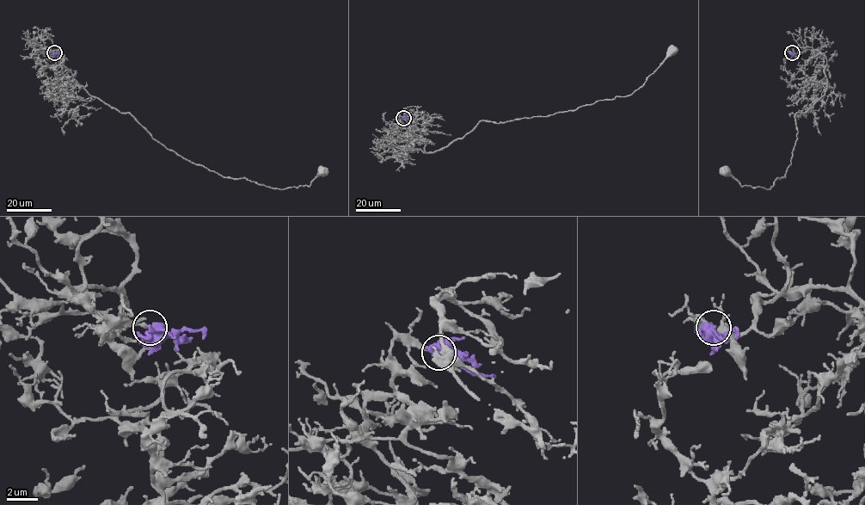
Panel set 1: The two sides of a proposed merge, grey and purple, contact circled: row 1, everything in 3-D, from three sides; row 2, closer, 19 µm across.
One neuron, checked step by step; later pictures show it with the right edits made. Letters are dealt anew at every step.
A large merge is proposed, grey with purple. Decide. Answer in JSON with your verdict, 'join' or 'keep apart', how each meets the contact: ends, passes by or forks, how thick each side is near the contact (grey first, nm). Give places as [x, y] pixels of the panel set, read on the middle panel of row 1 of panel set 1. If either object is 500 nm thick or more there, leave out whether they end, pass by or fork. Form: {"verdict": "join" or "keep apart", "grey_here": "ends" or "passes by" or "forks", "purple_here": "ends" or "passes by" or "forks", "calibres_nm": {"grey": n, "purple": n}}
{"verdict": "keep apart", "grey_here": "ends", "purple_here": "forks", "calibres_nm": {"grey": 240, "purple": 440}}

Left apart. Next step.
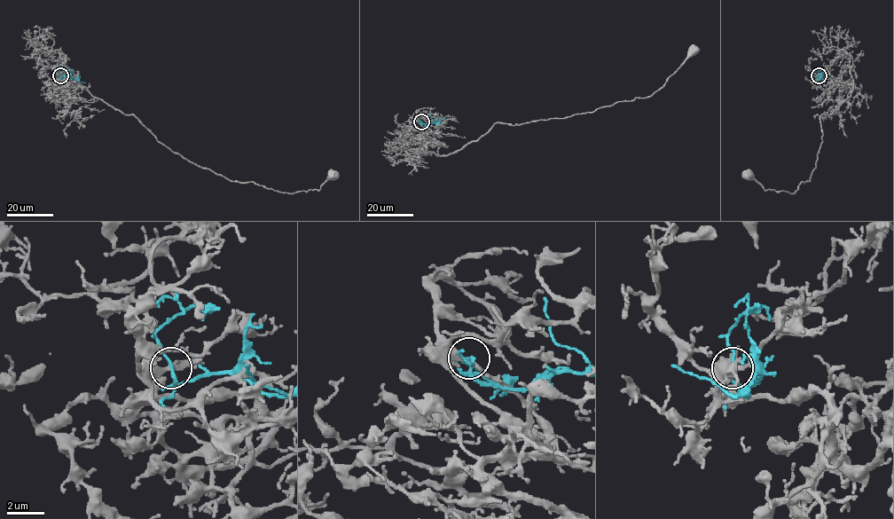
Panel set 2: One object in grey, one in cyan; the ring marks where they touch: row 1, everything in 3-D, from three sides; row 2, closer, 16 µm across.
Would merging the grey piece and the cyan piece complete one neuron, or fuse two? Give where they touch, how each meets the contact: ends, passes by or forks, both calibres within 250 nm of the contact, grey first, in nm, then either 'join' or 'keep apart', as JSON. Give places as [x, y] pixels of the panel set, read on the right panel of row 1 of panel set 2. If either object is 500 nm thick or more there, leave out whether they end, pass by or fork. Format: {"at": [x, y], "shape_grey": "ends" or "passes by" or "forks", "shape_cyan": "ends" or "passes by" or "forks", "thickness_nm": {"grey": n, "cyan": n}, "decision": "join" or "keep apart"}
{"at": [819, 75], "shape_grey": "passes by", "shape_cyan": "forks", "thickness_nm": {"grey": 280, "cyan": 120}, "decision": "keep apart"}

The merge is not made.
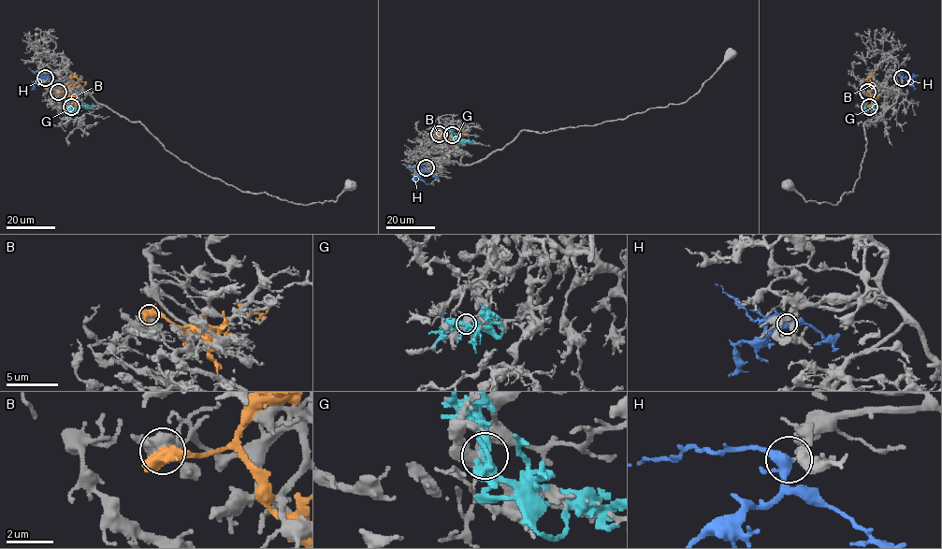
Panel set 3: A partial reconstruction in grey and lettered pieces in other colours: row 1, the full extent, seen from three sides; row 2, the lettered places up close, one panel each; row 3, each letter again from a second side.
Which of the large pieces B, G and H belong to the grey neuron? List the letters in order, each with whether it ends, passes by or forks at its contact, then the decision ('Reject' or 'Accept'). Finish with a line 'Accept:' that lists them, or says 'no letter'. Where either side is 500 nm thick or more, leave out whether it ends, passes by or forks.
B: It forks there. Reject
G: It forks there. Reject
H: It forks there. Accept
Accept: H

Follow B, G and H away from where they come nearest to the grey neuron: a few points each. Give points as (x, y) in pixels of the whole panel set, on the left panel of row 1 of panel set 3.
B: (58, 92), (67, 89), (72, 83), (72, 77), (85, 82), (83, 86)
G: (71, 108), (90, 108), (92, 103)
H: (45, 77), (33, 83), (36, 89)

